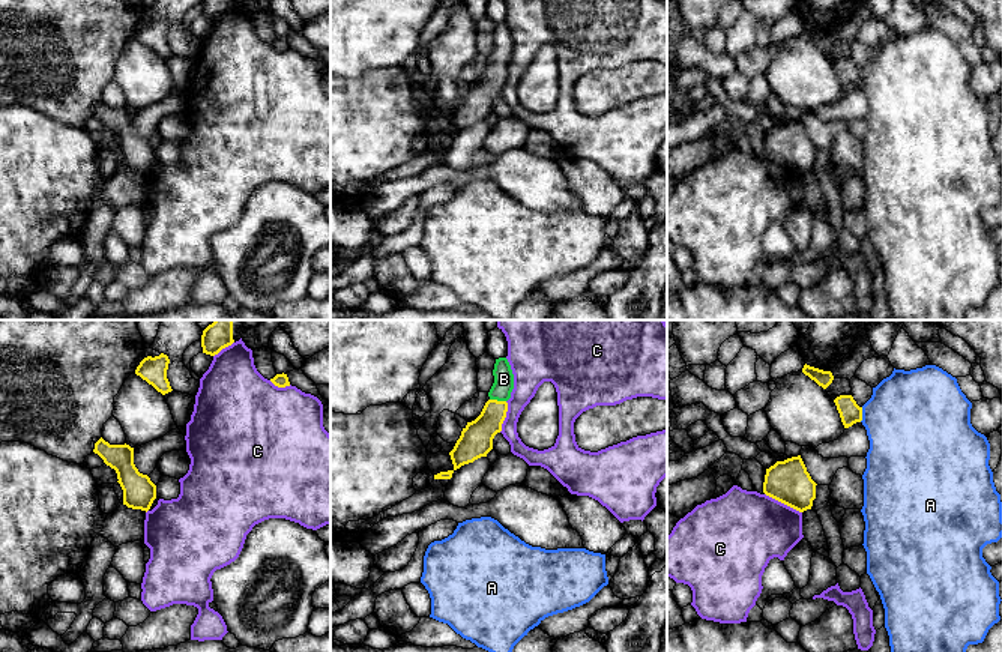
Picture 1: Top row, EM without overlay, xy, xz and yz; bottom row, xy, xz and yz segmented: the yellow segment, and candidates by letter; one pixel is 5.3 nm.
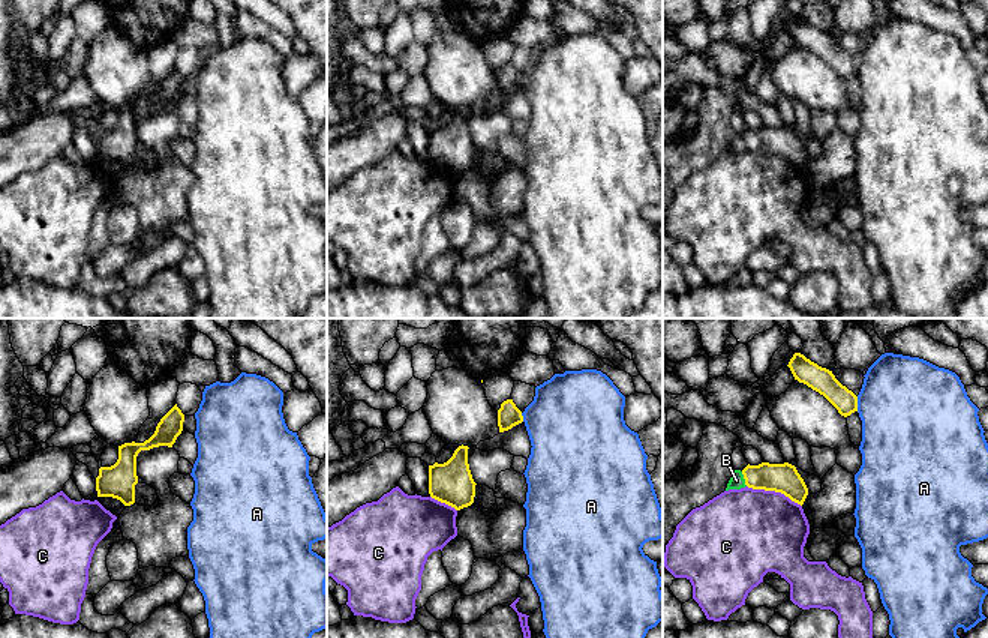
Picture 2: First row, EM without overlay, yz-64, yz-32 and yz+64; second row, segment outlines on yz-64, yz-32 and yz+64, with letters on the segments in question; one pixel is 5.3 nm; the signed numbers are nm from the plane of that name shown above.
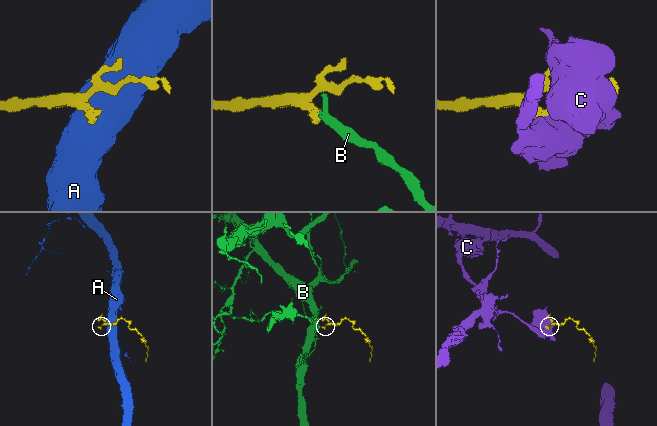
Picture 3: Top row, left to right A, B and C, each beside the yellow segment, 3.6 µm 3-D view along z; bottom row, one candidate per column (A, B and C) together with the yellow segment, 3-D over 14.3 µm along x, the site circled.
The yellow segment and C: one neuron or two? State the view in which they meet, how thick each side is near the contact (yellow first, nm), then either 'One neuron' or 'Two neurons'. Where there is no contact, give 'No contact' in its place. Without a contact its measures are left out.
Touches yellow in yz. Thickness 220 nm (yellow) against 420 nm. Two neurons

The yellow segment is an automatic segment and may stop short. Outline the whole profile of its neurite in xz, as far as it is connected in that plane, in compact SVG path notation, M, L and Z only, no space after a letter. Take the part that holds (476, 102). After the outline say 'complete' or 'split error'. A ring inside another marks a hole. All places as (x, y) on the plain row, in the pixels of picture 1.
M506 21L496 23L494 47L488 56L490 63L485 66L481 78L467 86L454 113L449 116L454 134L464 128L473 126L493 113L493 102L502 95L502 87L508 75L508 63L514 53L514 38Z | split error

